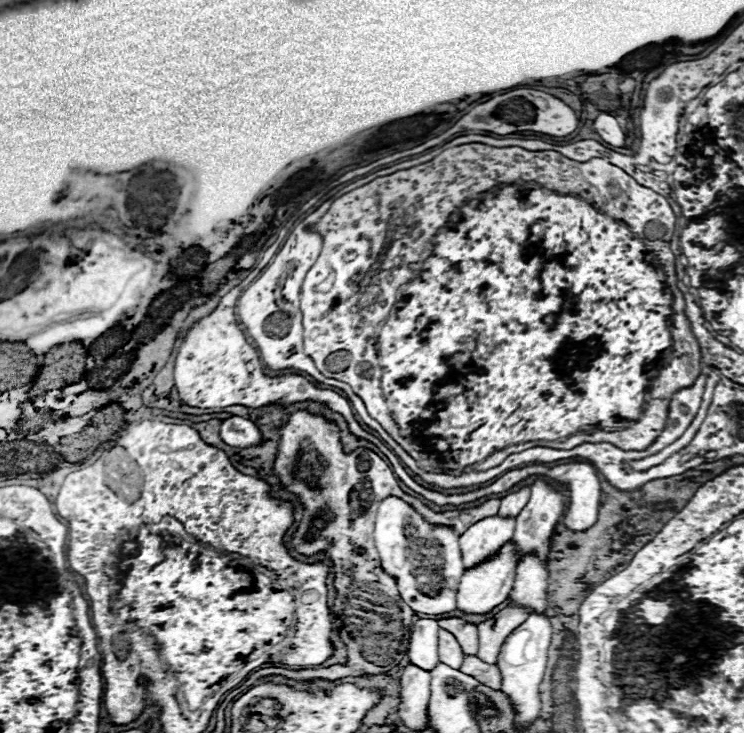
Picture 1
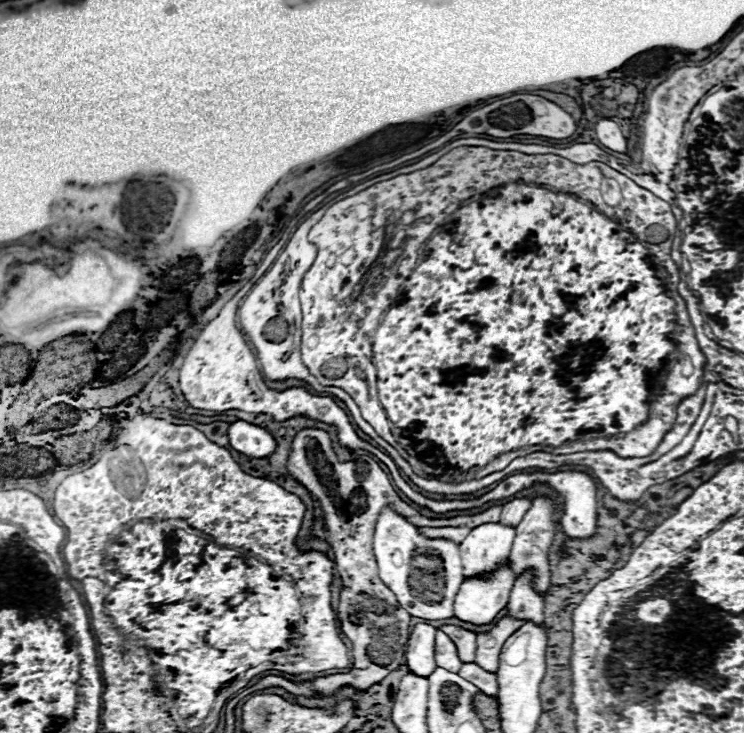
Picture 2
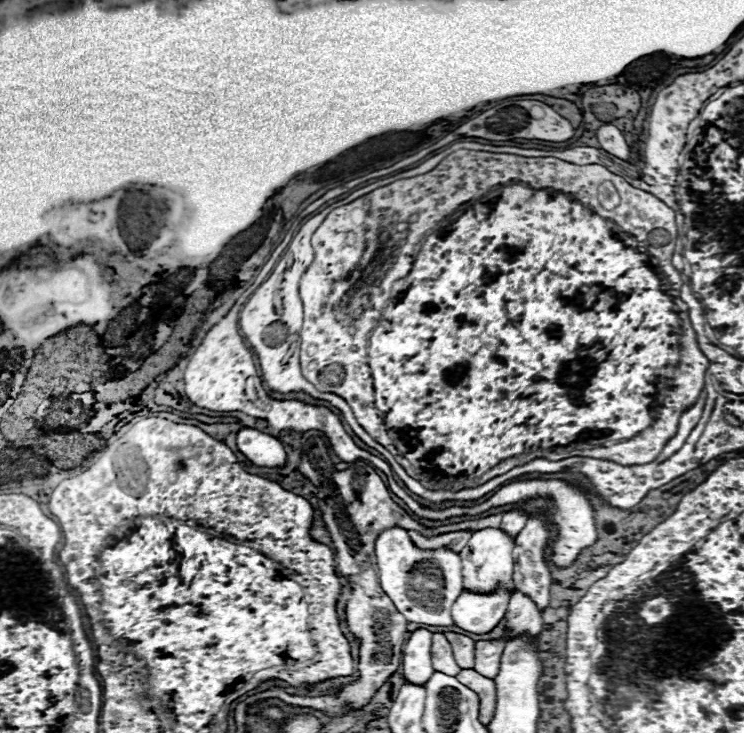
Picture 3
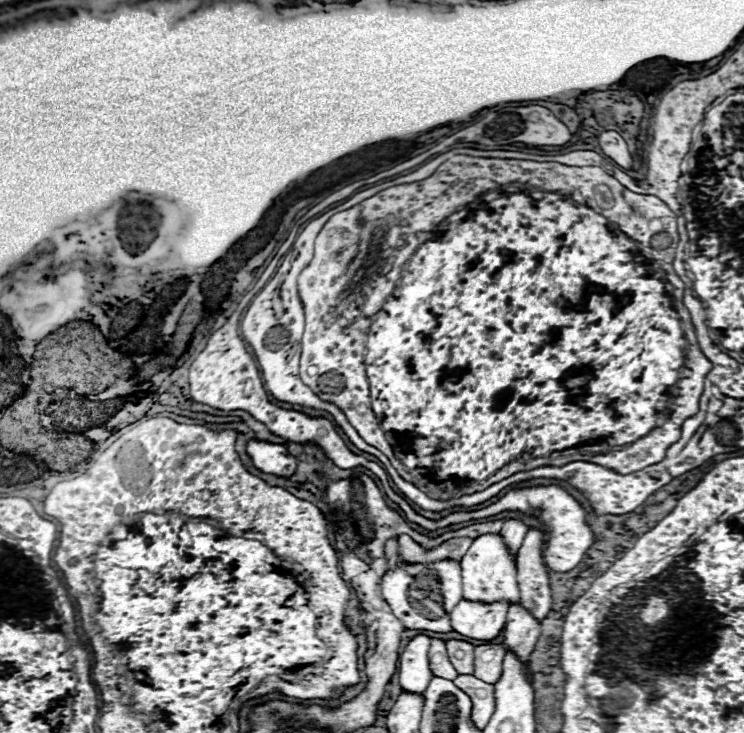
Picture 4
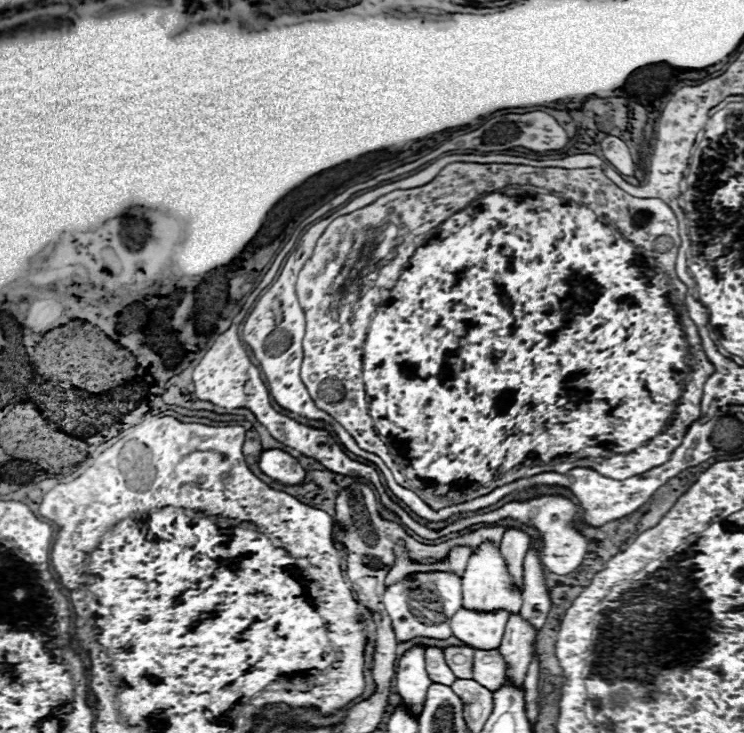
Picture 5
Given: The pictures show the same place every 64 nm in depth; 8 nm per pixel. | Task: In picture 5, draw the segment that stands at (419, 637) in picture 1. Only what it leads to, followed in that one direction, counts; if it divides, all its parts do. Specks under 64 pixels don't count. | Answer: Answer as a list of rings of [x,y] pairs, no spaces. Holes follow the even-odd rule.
[[[414,644],[404,656],[400,656],[396,668],[396,690],[406,706],[410,706],[416,714],[420,714],[426,700],[426,690],[432,684],[426,674],[424,652],[426,648],[422,644]]]

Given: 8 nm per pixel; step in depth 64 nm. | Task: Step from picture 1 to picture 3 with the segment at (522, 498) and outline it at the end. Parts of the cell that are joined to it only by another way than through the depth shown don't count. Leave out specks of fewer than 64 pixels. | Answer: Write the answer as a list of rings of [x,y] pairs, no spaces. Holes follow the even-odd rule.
[[[514,508],[514,510],[508,510],[502,514],[502,524],[500,528],[506,530],[508,534],[516,536],[526,524],[526,512],[522,508]]]

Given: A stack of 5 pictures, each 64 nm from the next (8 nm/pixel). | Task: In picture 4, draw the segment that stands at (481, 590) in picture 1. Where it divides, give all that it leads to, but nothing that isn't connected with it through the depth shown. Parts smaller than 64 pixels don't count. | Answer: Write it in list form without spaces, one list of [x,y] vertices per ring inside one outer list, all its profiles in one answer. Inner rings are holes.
[[[458,602],[452,610],[452,628],[468,638],[492,640],[506,624],[508,602]]]

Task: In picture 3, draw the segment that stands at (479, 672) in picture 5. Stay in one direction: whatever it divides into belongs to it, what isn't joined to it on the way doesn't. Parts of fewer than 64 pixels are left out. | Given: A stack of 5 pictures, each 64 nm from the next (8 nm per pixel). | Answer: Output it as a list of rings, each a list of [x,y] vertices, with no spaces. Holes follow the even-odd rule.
[[[480,640],[476,642],[476,664],[474,668],[488,678],[494,678],[500,670],[500,656],[506,640]]]

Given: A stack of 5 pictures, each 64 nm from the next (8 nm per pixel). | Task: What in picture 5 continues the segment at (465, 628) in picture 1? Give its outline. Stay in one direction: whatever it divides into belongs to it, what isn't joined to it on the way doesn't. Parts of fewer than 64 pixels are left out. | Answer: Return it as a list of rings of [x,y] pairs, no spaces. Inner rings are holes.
[[[448,646],[444,650],[446,664],[456,674],[456,678],[472,678],[472,660],[474,648],[470,646]]]

